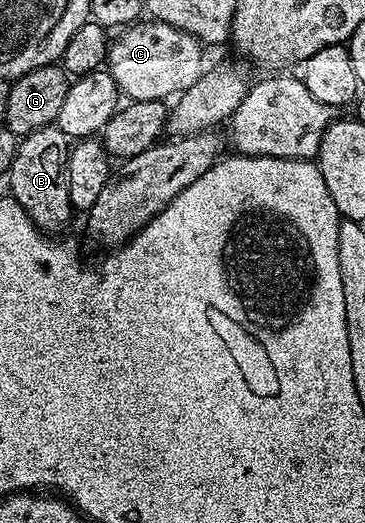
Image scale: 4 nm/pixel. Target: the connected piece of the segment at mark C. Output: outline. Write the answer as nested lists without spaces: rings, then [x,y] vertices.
[[[148,21],[134,23],[120,33],[123,35],[110,43],[107,55],[109,73],[132,101],[160,101],[180,95],[205,71],[204,49],[197,39],[165,22]]]

